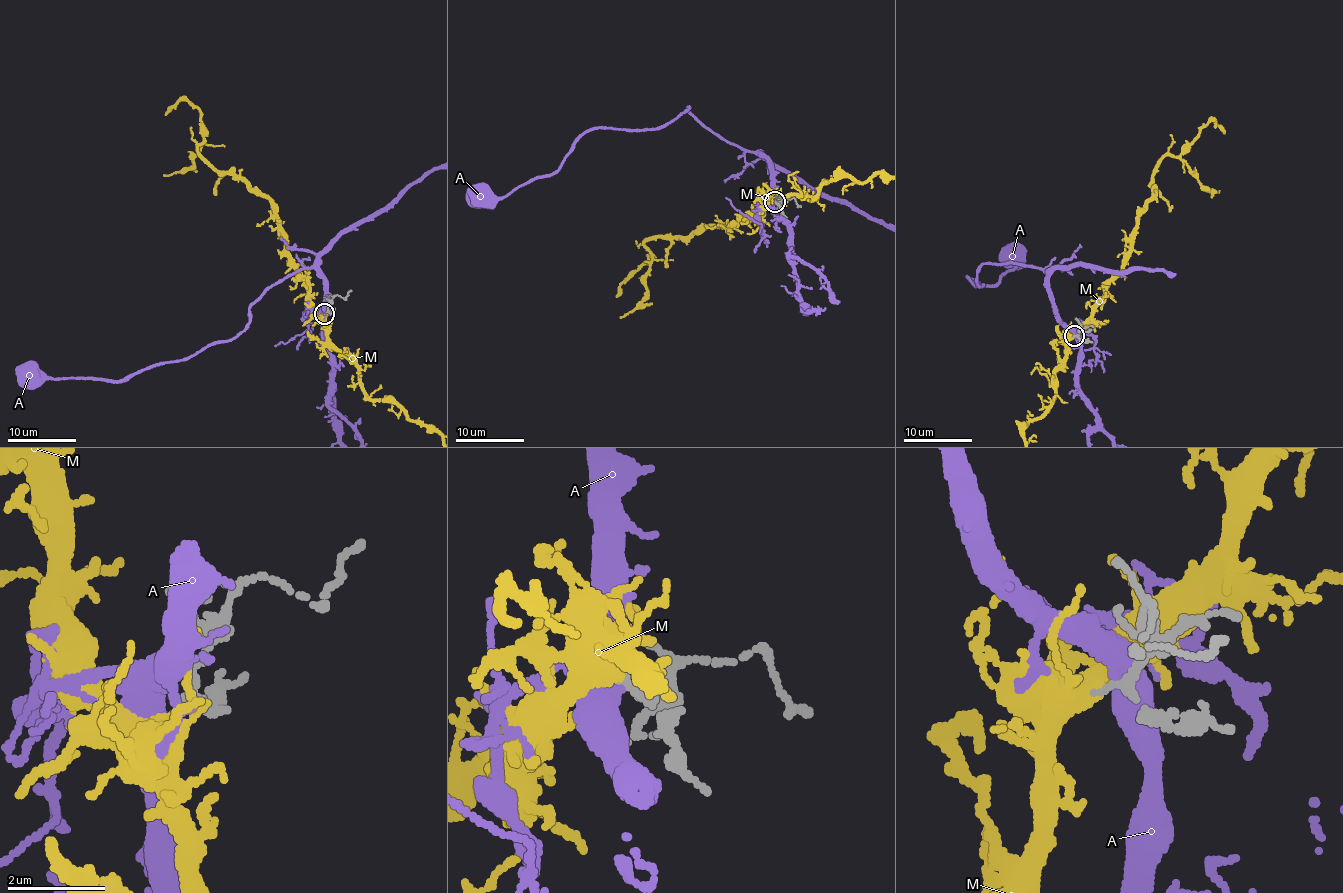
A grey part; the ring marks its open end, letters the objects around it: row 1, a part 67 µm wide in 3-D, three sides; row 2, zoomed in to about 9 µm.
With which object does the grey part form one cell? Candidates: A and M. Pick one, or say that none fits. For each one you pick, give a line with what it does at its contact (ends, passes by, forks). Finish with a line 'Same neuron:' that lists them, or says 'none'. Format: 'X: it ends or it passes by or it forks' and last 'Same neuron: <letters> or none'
M: it ends
Same neuron: M

